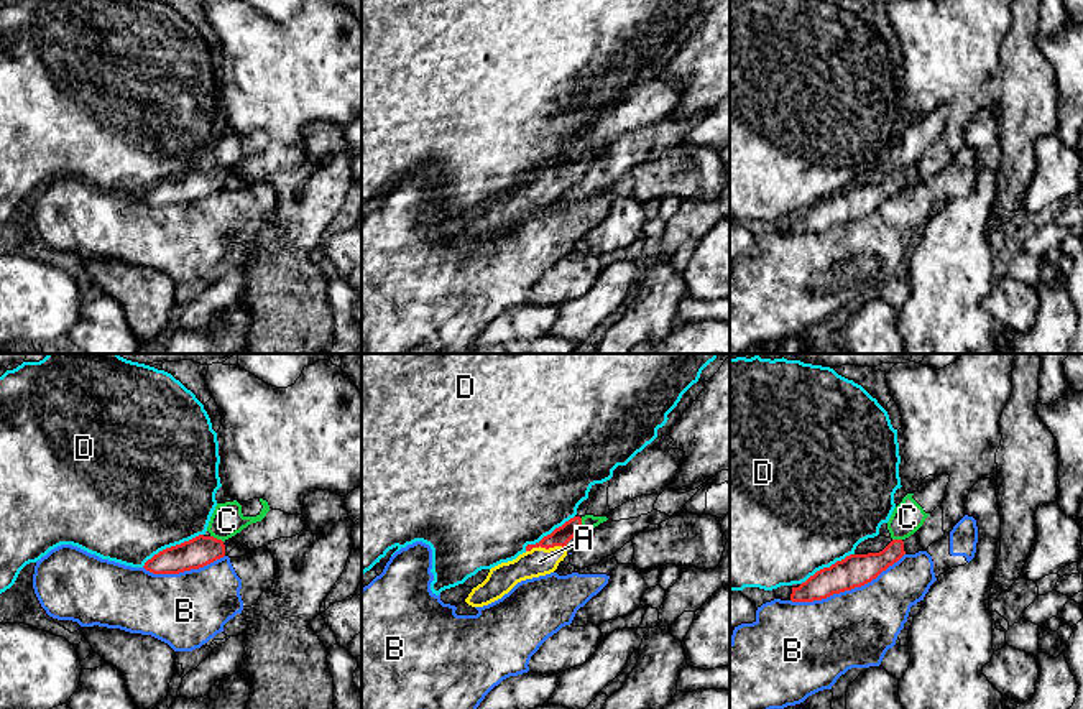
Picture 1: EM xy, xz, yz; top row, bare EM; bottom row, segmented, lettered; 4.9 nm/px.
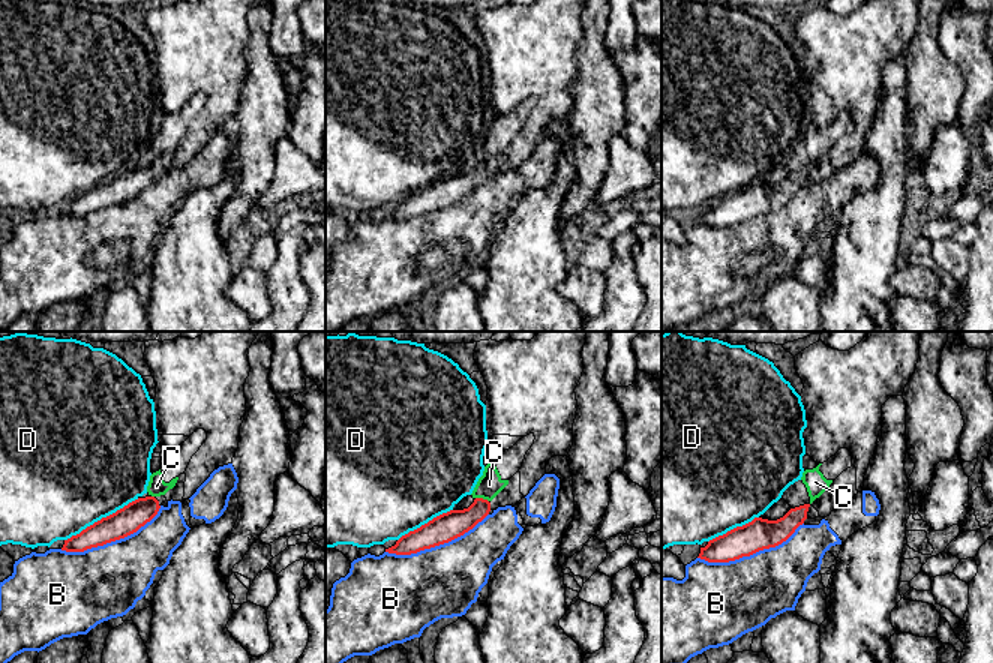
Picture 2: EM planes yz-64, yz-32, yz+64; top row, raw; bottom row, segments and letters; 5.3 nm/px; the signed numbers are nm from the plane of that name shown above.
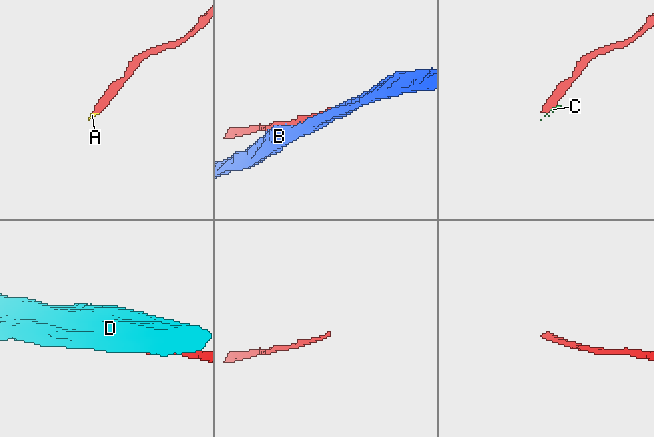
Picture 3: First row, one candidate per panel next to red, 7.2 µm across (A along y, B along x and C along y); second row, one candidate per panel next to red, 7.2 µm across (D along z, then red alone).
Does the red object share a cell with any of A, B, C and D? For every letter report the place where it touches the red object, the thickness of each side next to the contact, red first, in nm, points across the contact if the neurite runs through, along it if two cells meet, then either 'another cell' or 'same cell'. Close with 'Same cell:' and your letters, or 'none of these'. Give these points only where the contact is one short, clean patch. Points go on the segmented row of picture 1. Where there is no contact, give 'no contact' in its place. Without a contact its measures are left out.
A: contact xz (546, 548); calibres 90 and 140 nm; way xz (562, 535), (546, 548), (539, 561); same cell
B: contact yz (847, 589); calibres 160 and 380 nm; another cell
C: contact xz (579, 527); calibres 90 and 80 nm; border xz (582, 519), (576, 533); another cell
D: contact xy (171, 546); calibres 150 and 500 nm; another cell
Same cell: A

